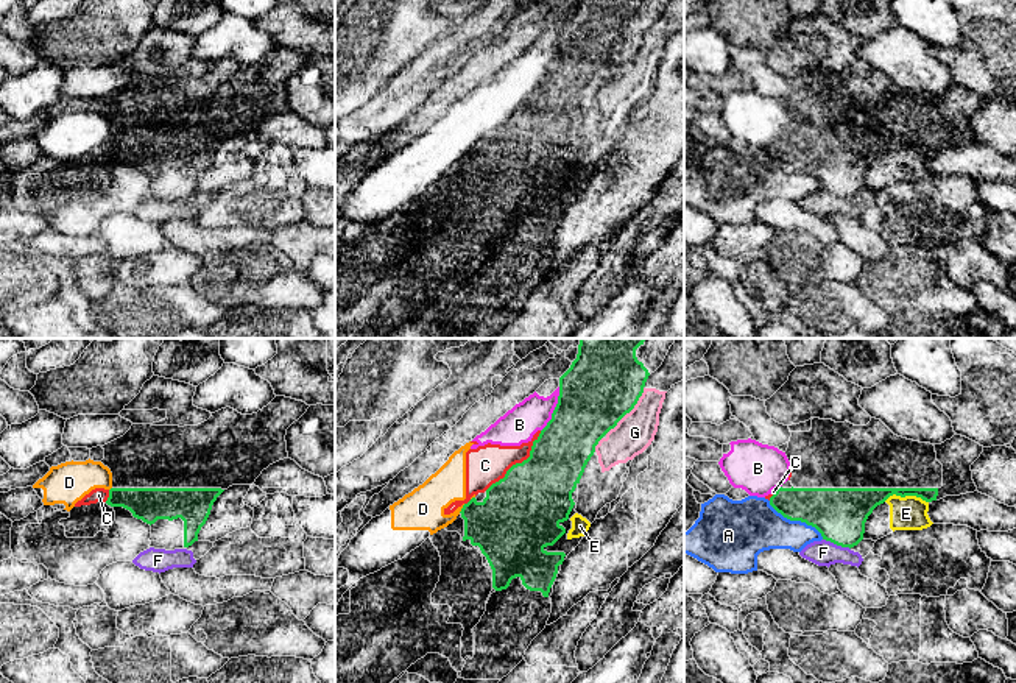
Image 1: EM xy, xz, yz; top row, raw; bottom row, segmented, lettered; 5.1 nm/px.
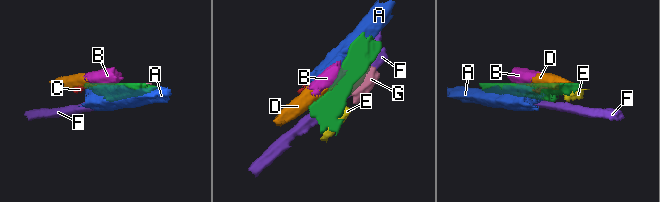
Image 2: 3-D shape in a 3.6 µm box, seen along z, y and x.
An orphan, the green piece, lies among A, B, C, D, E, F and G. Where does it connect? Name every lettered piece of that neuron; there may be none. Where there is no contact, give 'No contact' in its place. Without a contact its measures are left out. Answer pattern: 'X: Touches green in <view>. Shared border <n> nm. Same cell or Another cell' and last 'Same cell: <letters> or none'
A: Touches green in yz. Shared border 340 nm. Another cell
B: Touches green in xz. Shared border 260 nm. Another cell
C: Touches green in xz. Shared border 420 nm. Another cell
D: Touches green in xz. Shared border 60 nm. Another cell
E: Touches green in yz. Shared border 240 nm. Another cell
F: Touches green in yz. Shared border 160 nm. Another cell
G: Touches green in xz. Shared border 320 nm. Another cell
Same cell: none

